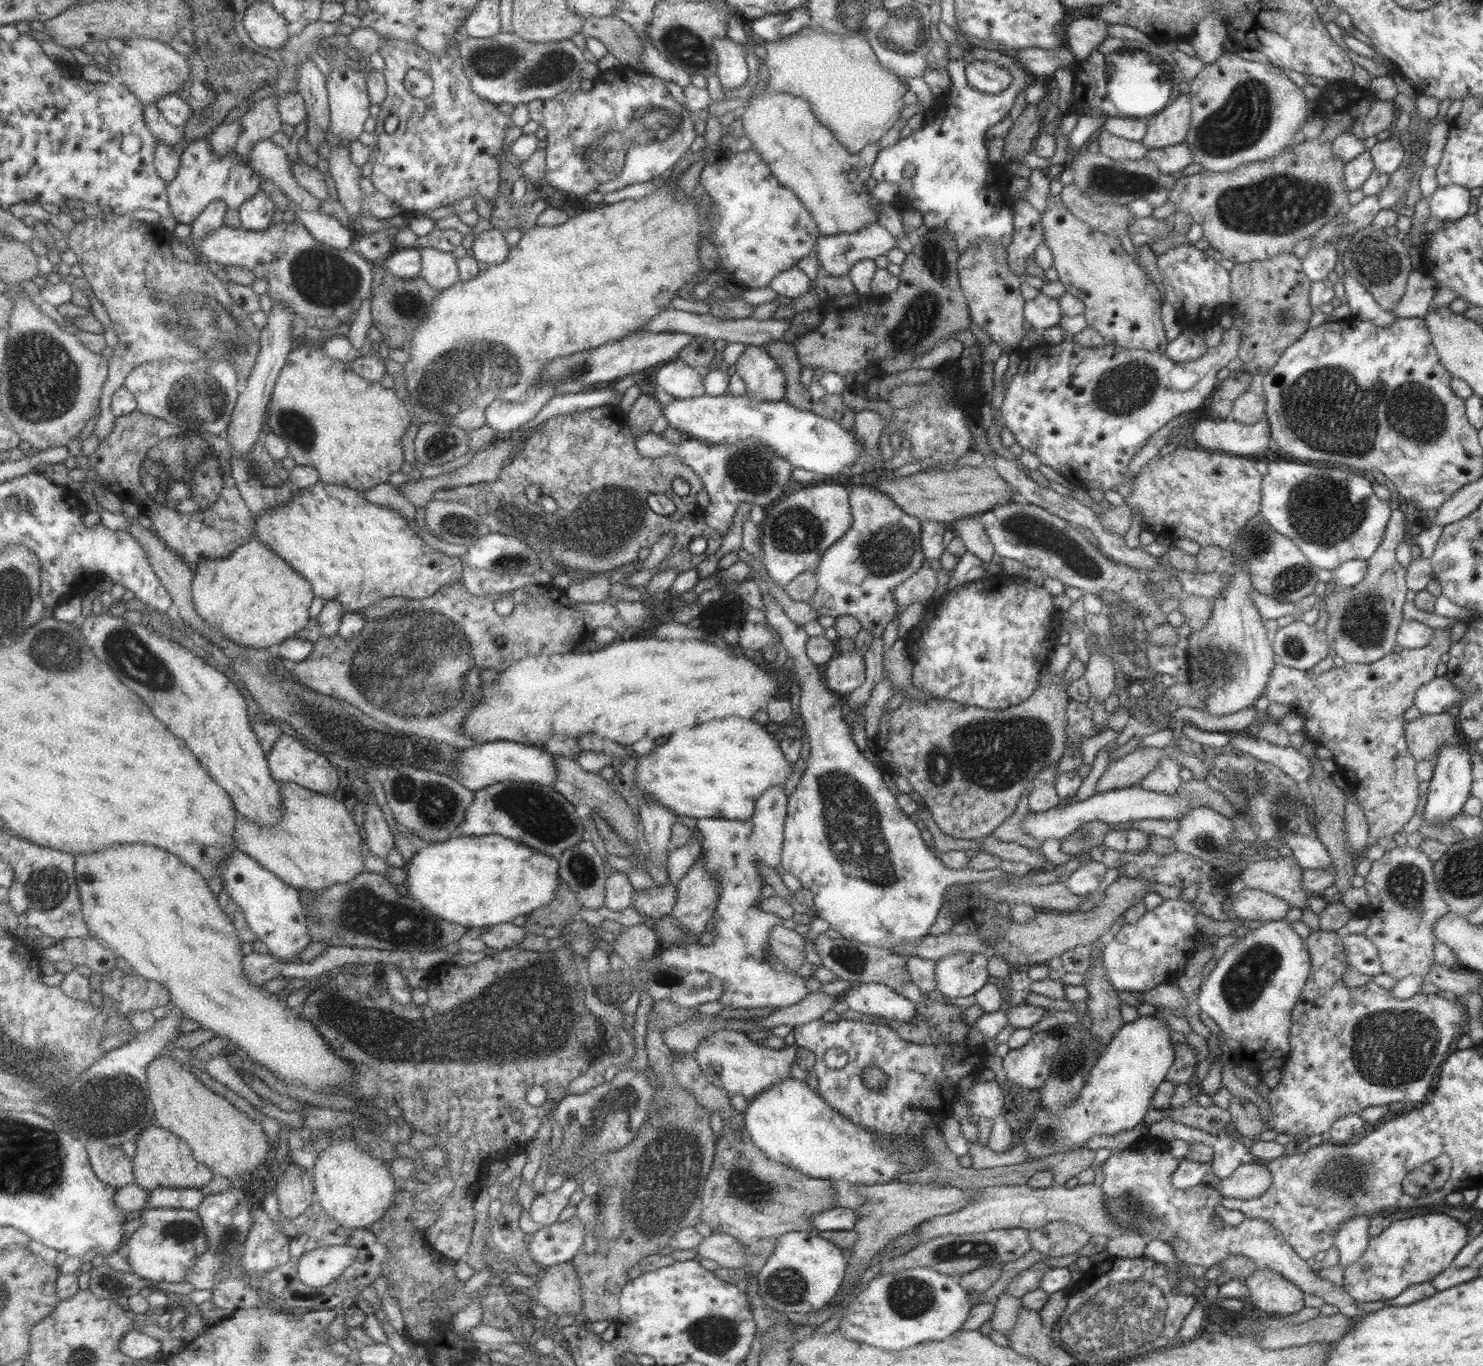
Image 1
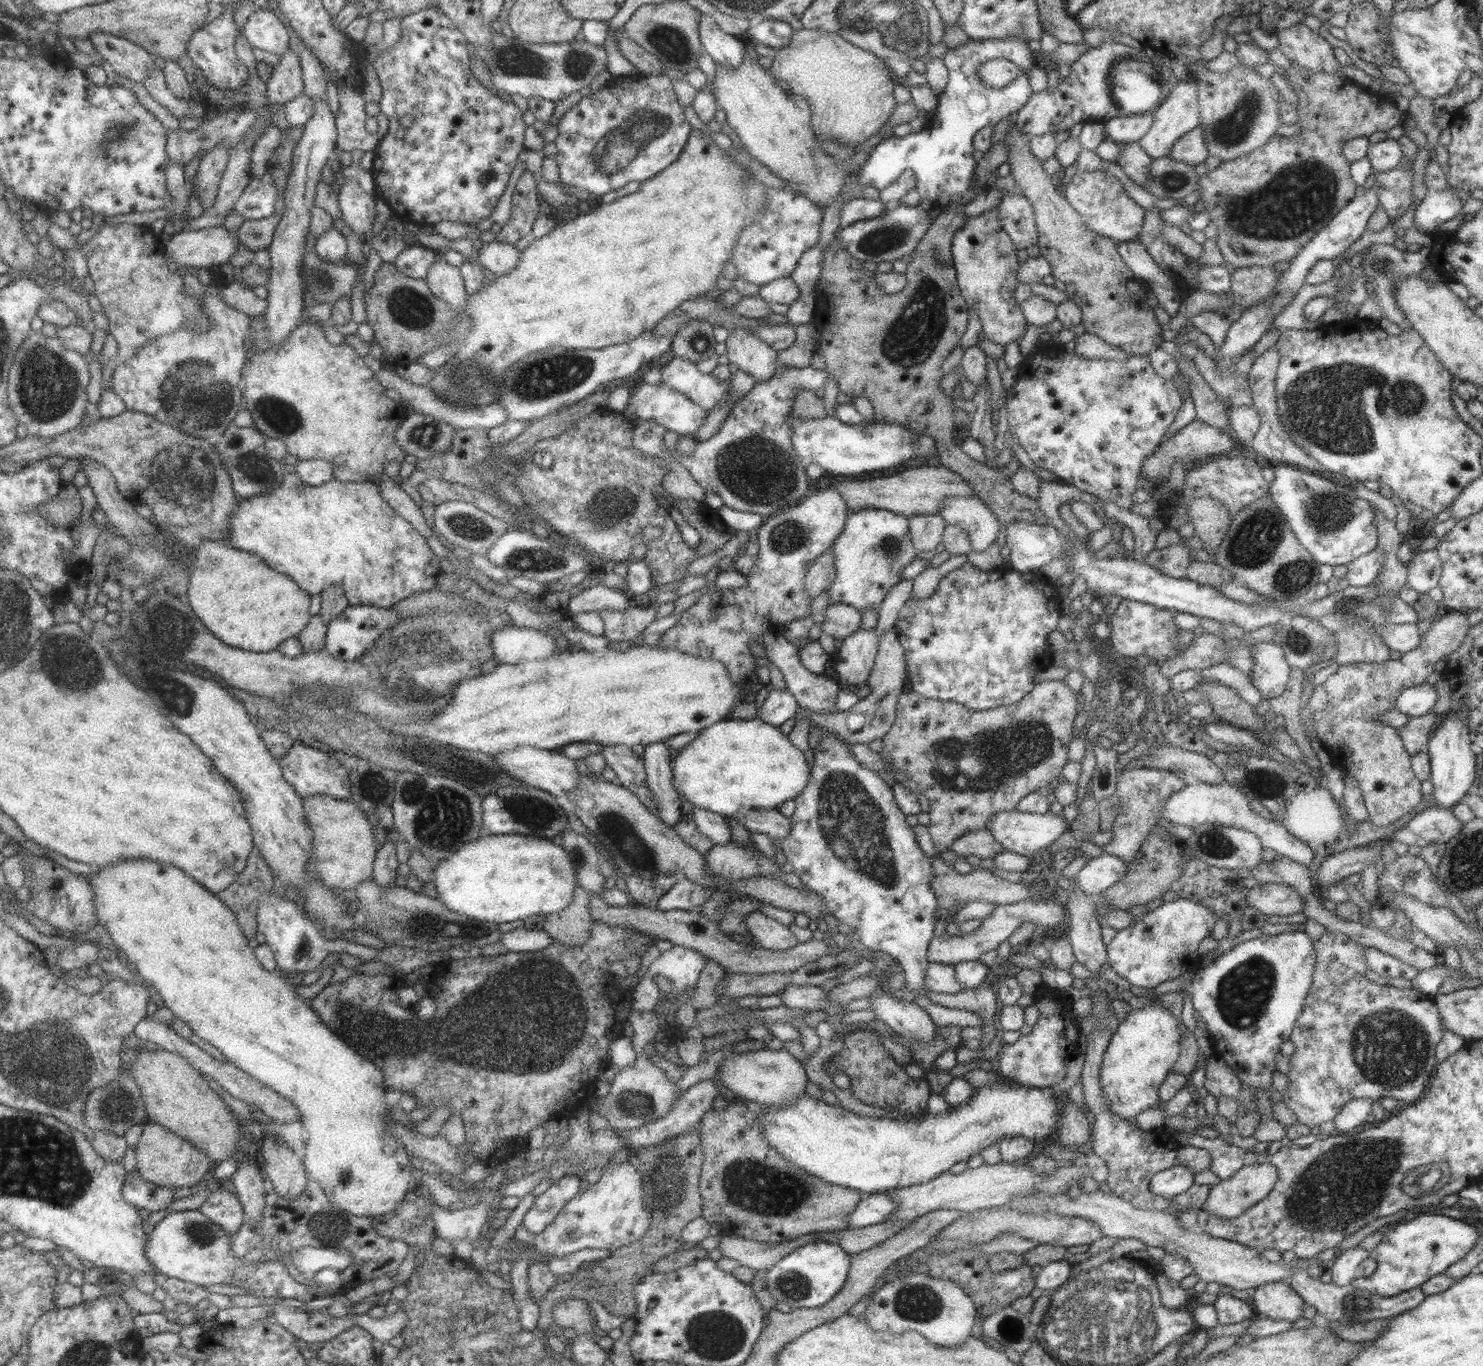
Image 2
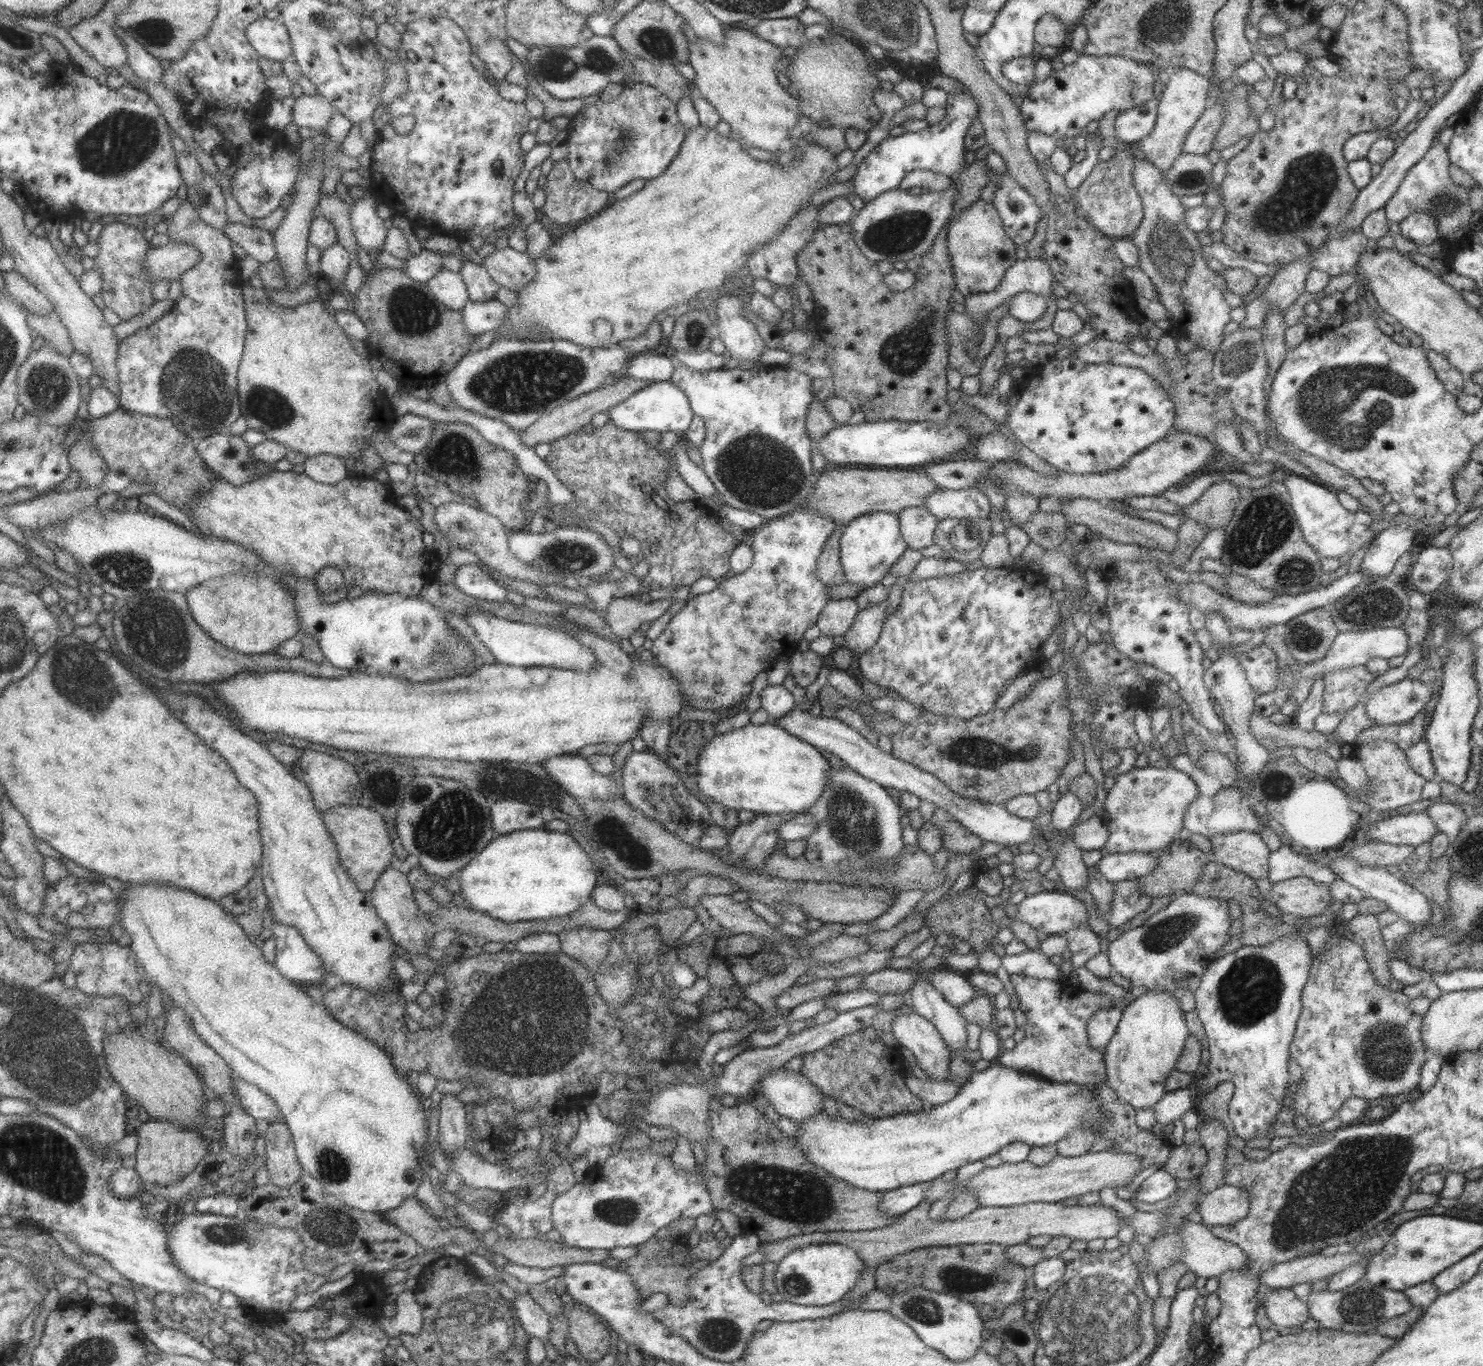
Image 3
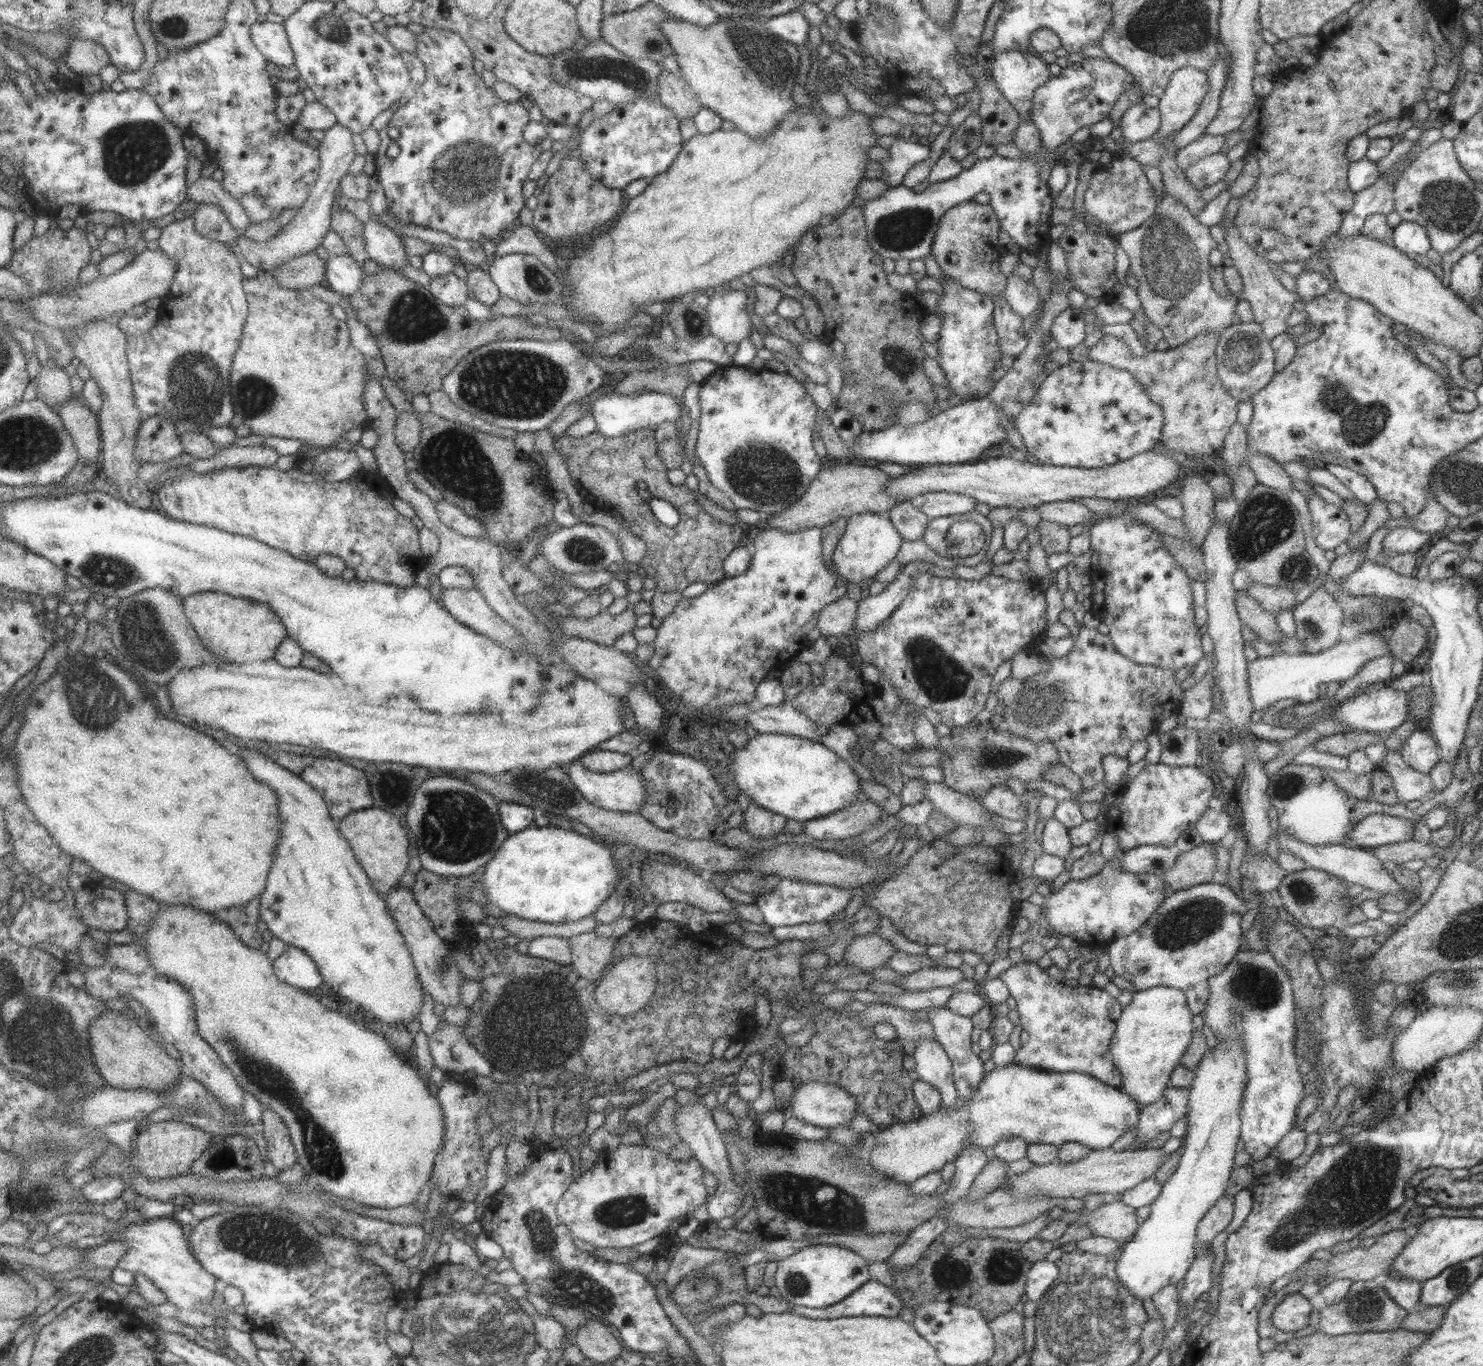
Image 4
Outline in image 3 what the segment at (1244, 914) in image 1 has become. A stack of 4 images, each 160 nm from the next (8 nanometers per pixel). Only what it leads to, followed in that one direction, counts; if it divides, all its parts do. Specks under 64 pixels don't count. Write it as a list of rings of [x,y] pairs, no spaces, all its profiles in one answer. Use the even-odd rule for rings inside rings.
[[[1309,877],[1273,883],[1265,898],[1281,913],[1295,914],[1300,920],[1327,913],[1327,906],[1333,901],[1329,885],[1315,883]]]

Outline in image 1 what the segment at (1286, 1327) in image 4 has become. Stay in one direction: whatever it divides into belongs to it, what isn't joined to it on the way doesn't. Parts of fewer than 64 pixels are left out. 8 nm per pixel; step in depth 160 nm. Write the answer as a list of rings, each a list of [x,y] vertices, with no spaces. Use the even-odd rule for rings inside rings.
[[[1262,1267],[1243,1280],[1252,1304],[1263,1313],[1271,1315],[1297,1314],[1303,1306],[1303,1294],[1285,1277]]]

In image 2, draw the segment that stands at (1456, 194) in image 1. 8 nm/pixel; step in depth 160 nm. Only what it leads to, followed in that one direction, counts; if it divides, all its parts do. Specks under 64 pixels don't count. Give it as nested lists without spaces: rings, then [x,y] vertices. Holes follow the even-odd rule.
[[[1427,190],[1413,214],[1413,226],[1434,235],[1438,226],[1461,211],[1461,201],[1450,190]]]

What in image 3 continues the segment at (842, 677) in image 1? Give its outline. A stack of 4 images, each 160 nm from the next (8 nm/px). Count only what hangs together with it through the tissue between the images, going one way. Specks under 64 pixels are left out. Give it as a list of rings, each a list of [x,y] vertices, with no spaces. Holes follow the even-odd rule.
[[[887,601],[859,610],[843,635],[844,647],[851,650],[852,656],[861,656],[877,640],[884,618],[886,618]]]

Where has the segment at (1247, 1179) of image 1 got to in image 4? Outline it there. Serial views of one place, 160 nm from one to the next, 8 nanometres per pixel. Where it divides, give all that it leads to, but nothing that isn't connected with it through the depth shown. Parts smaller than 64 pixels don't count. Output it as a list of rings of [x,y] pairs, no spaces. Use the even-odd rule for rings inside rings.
[[[1222,1194],[1197,1223],[1196,1242],[1209,1245],[1221,1230],[1227,1228],[1231,1222],[1232,1212],[1233,1198],[1227,1198]]]

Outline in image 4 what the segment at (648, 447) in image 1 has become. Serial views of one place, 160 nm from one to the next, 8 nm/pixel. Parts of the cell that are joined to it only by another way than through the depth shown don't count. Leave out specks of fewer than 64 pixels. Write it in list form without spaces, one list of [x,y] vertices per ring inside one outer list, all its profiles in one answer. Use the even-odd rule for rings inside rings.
[[[725,365],[701,382],[697,390],[700,408],[695,457],[709,482],[721,491],[735,509],[747,508],[764,513],[766,517],[779,514],[799,500],[808,484],[822,469],[823,461],[815,454],[812,432],[817,406],[802,384],[789,374],[776,374],[766,368]]]

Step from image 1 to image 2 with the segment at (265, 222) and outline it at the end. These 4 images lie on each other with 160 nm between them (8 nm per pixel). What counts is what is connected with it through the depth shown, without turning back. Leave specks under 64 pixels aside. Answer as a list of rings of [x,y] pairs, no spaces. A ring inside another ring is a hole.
[[[266,170],[260,178],[253,177],[245,192],[236,202],[234,208],[245,216],[246,220],[269,218],[276,213],[280,190],[271,173]]]

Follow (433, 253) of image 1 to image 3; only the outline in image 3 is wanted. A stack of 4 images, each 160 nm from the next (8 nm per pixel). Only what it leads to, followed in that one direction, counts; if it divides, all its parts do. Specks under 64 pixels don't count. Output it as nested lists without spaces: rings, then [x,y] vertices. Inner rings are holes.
[[[442,268],[426,282],[426,285],[432,295],[447,308],[460,311],[468,301],[465,283],[458,272]]]

